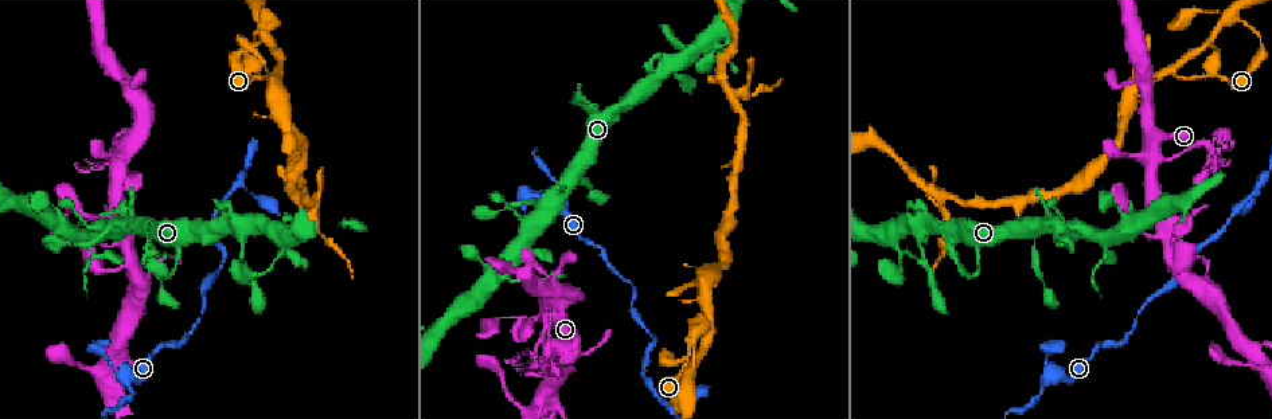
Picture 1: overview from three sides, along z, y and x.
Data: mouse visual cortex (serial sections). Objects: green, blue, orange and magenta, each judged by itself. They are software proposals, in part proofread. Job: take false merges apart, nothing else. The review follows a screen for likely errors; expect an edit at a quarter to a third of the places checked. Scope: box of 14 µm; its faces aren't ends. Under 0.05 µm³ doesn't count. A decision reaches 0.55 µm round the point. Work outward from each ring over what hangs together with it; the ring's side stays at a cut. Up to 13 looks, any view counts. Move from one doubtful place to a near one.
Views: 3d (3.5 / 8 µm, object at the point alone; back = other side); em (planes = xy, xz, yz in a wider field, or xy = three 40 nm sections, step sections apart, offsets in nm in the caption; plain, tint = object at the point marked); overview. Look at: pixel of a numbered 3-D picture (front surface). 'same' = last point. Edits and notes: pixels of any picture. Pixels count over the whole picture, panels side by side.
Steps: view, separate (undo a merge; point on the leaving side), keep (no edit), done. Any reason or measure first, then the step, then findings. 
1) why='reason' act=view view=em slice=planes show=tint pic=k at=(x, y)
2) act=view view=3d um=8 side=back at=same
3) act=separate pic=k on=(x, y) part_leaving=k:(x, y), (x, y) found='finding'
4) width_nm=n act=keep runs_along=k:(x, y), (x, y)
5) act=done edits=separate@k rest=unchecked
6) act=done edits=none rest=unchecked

act=view view=3d um=8 side=back pic=1 at=(1175, 72)

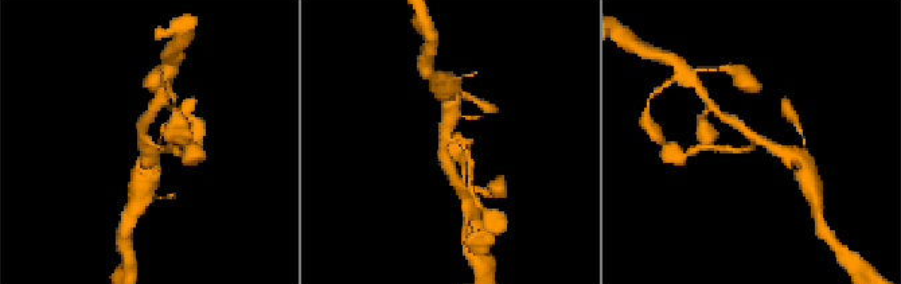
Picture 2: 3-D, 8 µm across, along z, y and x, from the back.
arms=3 arm_widths_nm=150,300,350 why='need the tissue' act=view view=em slice=xy step=3 show=tint pic=2 at=(449, 138)

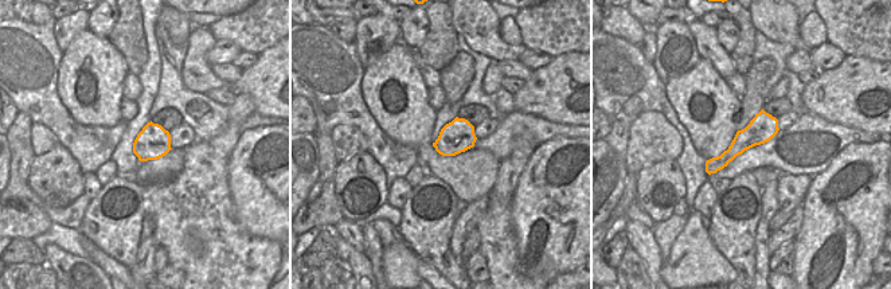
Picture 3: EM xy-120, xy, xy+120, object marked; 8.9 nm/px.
width_nm=280 act=keep runs_along=2:(469, 166), (447, 137), (451, 107) found='all the same cell'

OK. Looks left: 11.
why='sharp bend' act=view view=3d um=8 pic=1 at=(251, 193)

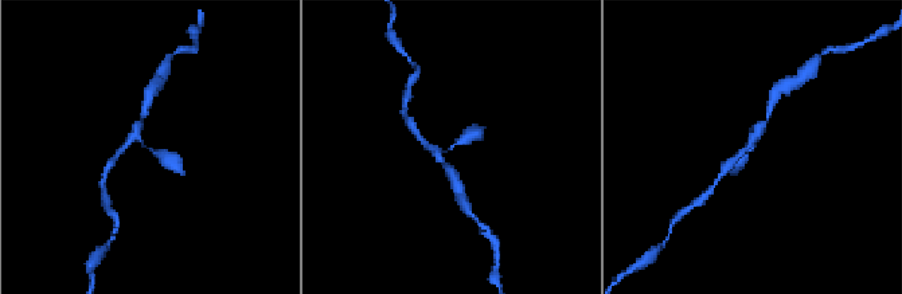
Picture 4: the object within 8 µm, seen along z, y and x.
why='closer look' act=view view=3d um=3.5 pic=4 at=(145, 147)

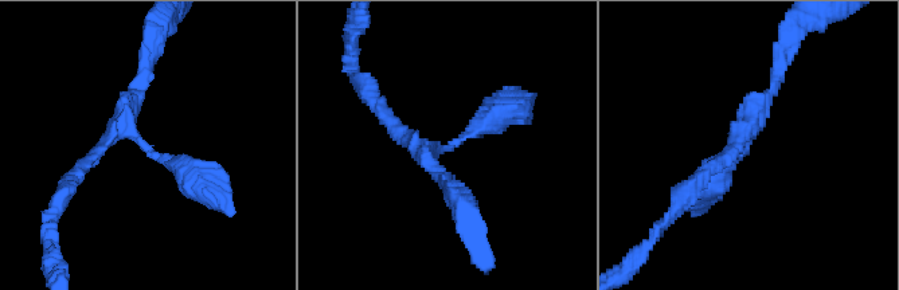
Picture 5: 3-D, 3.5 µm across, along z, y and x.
act=view view=em slice=xy step=3 show=tint pic=5 at=(451, 144)

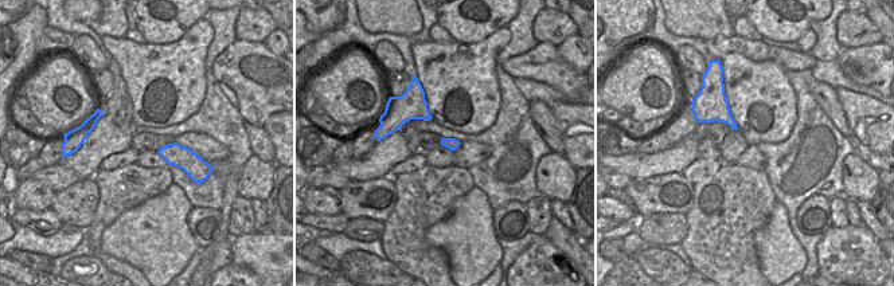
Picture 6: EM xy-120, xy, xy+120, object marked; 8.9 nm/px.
arm_widths_nm=150,200,350 act=keep runs_along=5:(88, 163), (125, 126), (215, 196) found='all the same cell'

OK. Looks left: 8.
act=view view=3d um=3.5 pic=1 at=(117, 159)

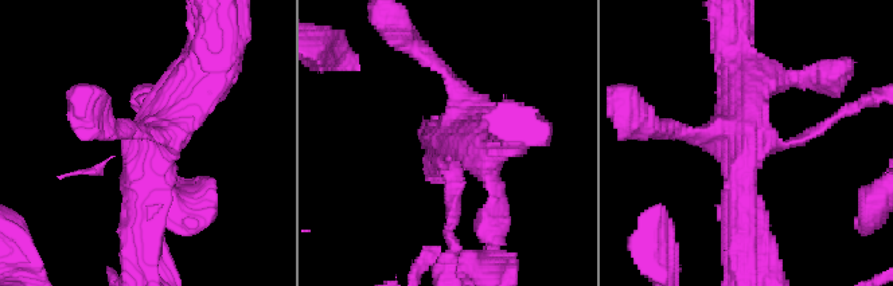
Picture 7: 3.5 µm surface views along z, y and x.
arms=3 arm_widths_nm=150,450,500 act=view view=em slice=planes show=tint pic=7 at=(446, 138)

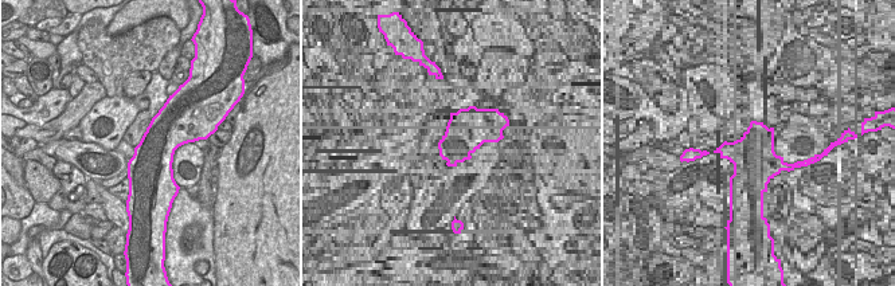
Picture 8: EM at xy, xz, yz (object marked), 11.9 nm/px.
act=keep found='all the same cell'

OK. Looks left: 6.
why='calibre changes' act=view view=em slice=planes show=tint pic=1 at=(113, 244)

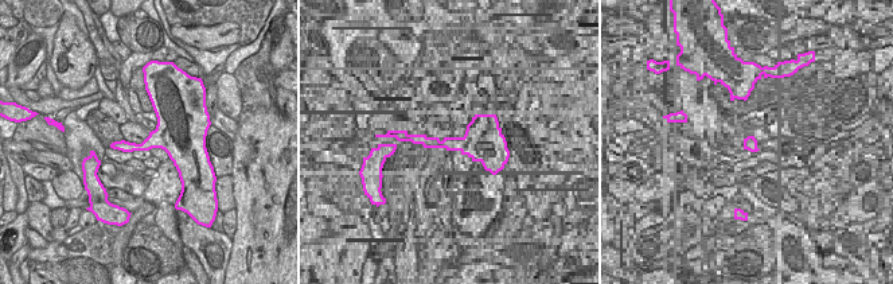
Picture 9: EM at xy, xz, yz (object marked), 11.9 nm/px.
why='wider look' act=view view=3d um=3.5 side=back at=same

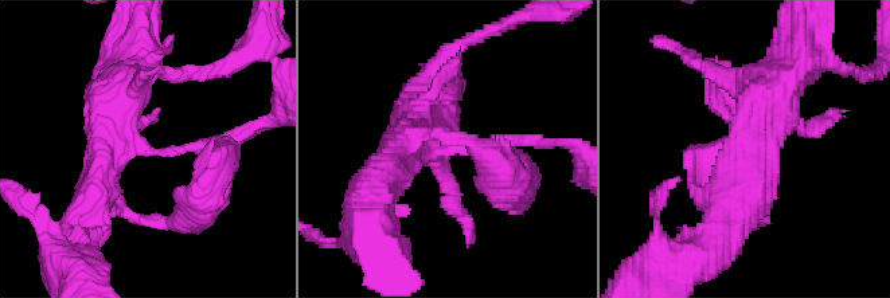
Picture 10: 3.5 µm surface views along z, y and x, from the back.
act=keep runs_along=10:(116, 97), (112, 138), (149, 151), (245, 129) found='continuous, no second cell'

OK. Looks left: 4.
why='abrupt turn' act=view view=3d um=3.5 pic=1 at=(941, 193)

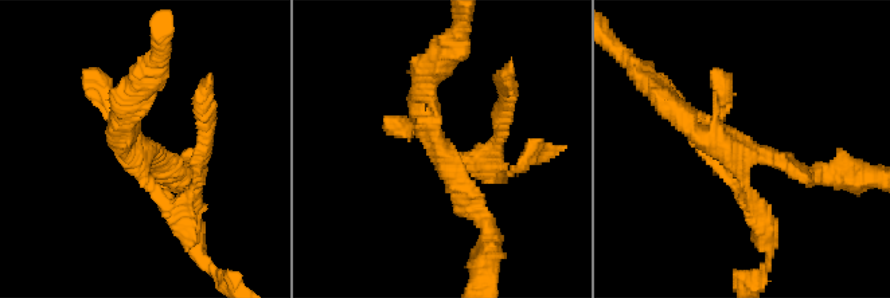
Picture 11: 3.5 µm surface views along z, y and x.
act=view view=em slice=planes show=tint pic=11 at=(136, 155)

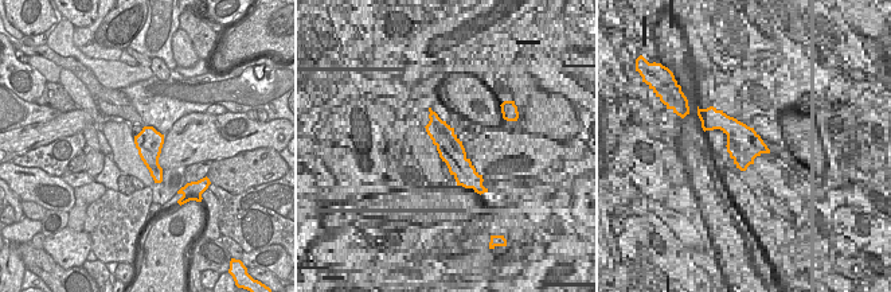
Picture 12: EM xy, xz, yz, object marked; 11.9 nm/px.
act=separate pic=11 on=(725, 173) part_leaving=11:(756, 199), (769, 239), (756, 277) found='two cells meet here'

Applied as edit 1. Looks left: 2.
act=done edits=separate@11 rest=unchecked

